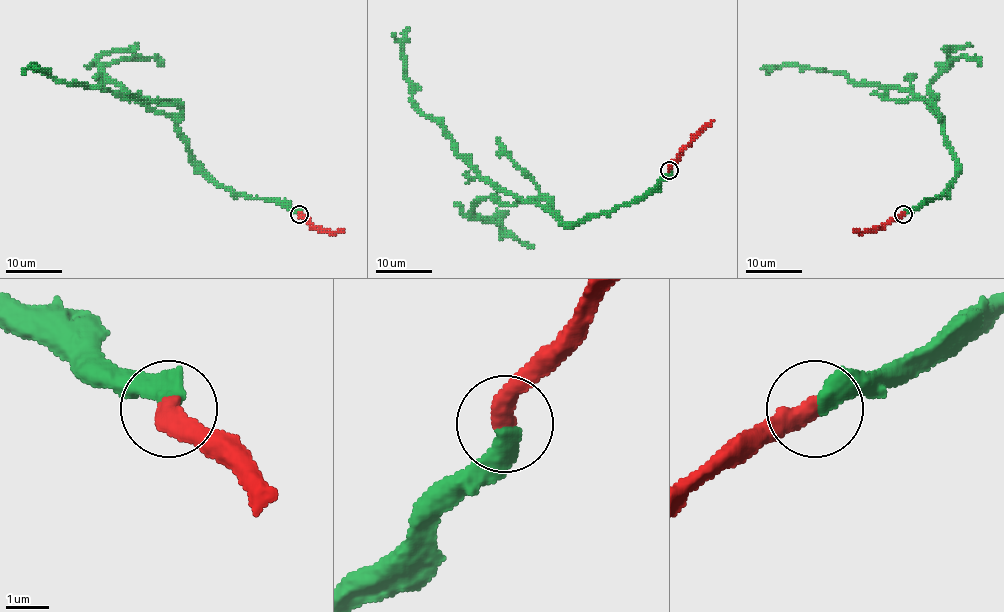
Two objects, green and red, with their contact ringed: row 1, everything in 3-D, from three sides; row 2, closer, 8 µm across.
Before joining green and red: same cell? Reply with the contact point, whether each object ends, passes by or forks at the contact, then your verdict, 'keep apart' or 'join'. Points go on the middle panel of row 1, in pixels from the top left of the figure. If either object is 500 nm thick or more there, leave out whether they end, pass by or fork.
place (669, 170); green ends; red ends; join

